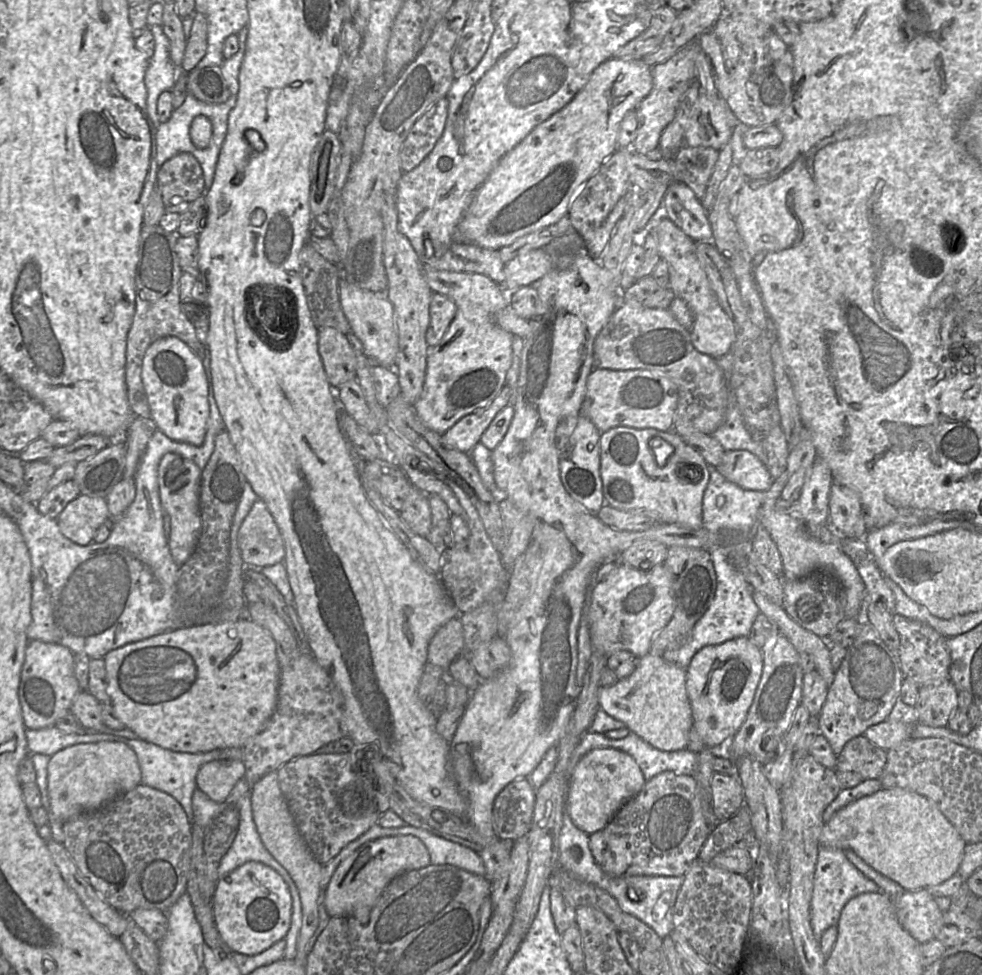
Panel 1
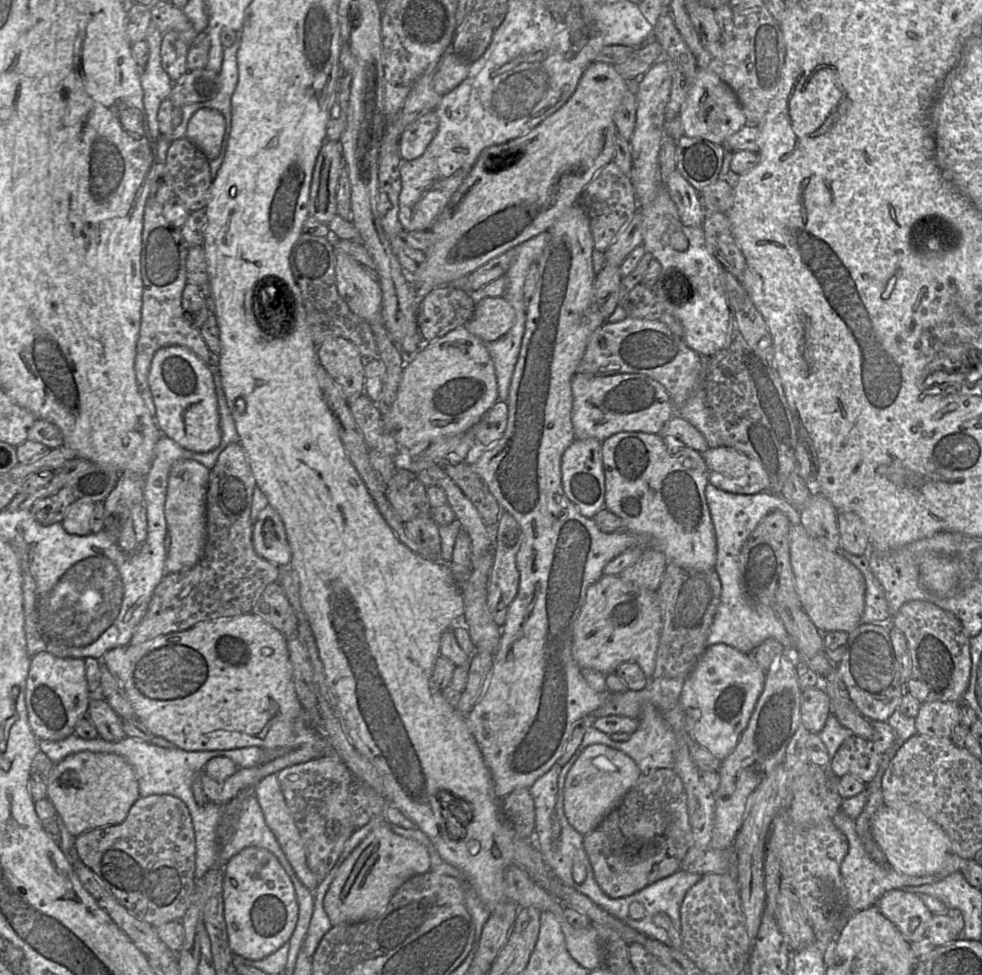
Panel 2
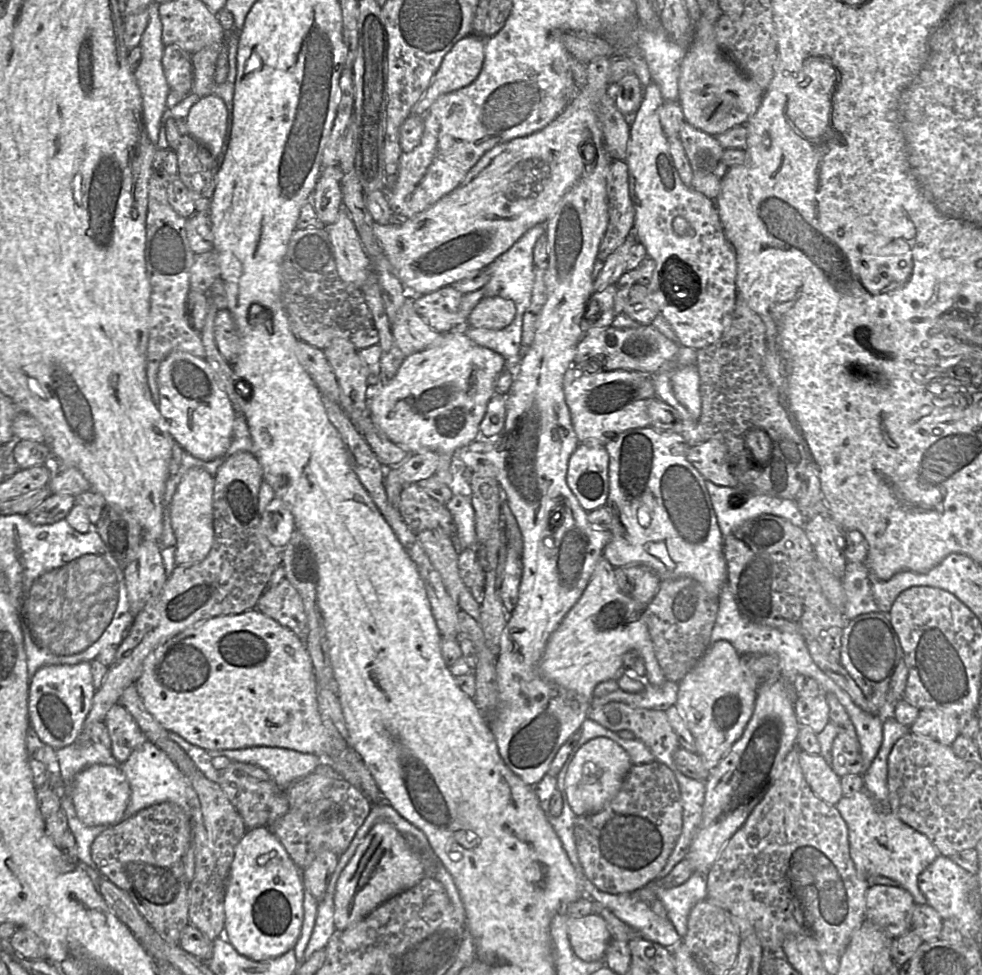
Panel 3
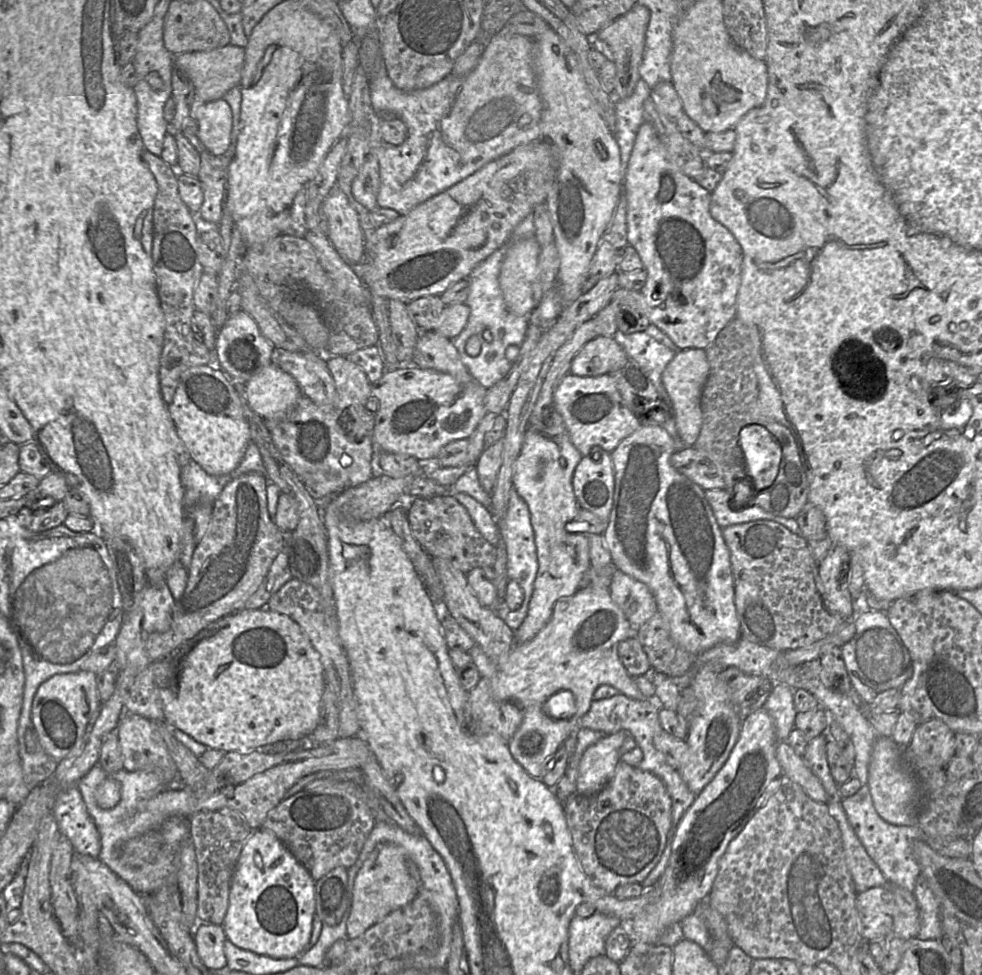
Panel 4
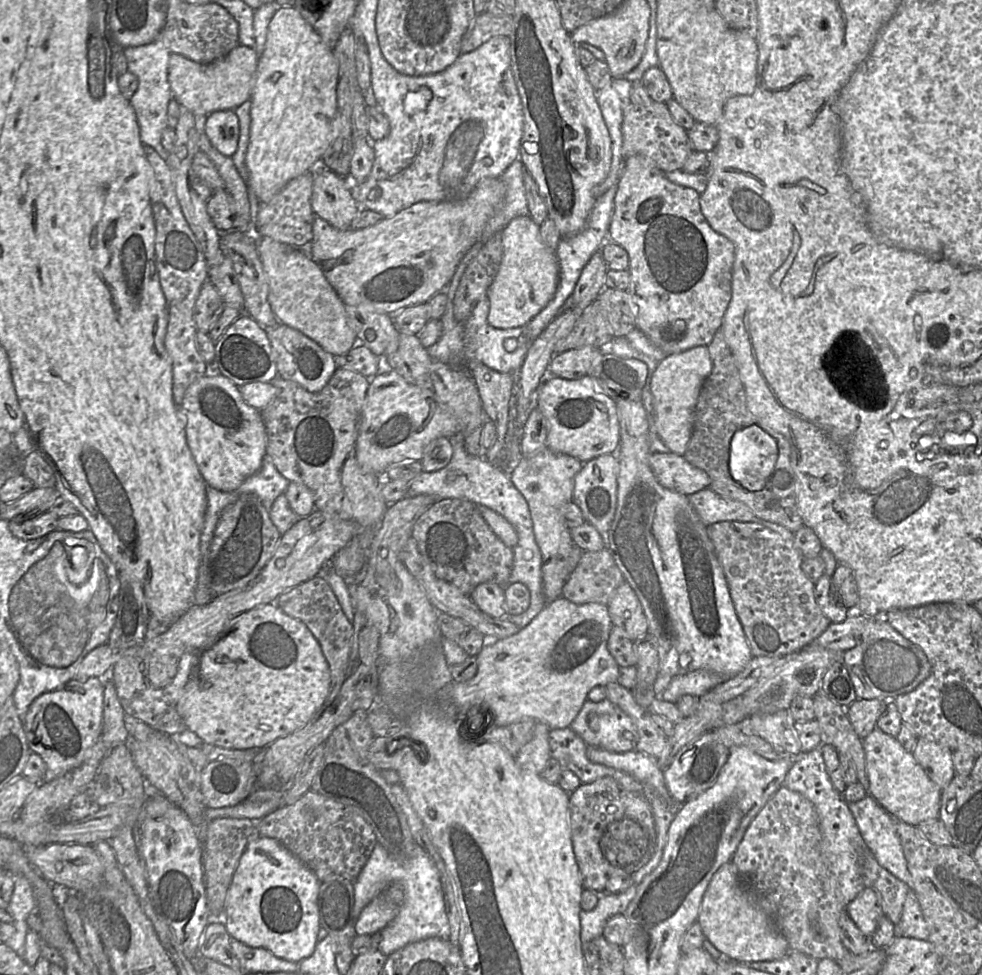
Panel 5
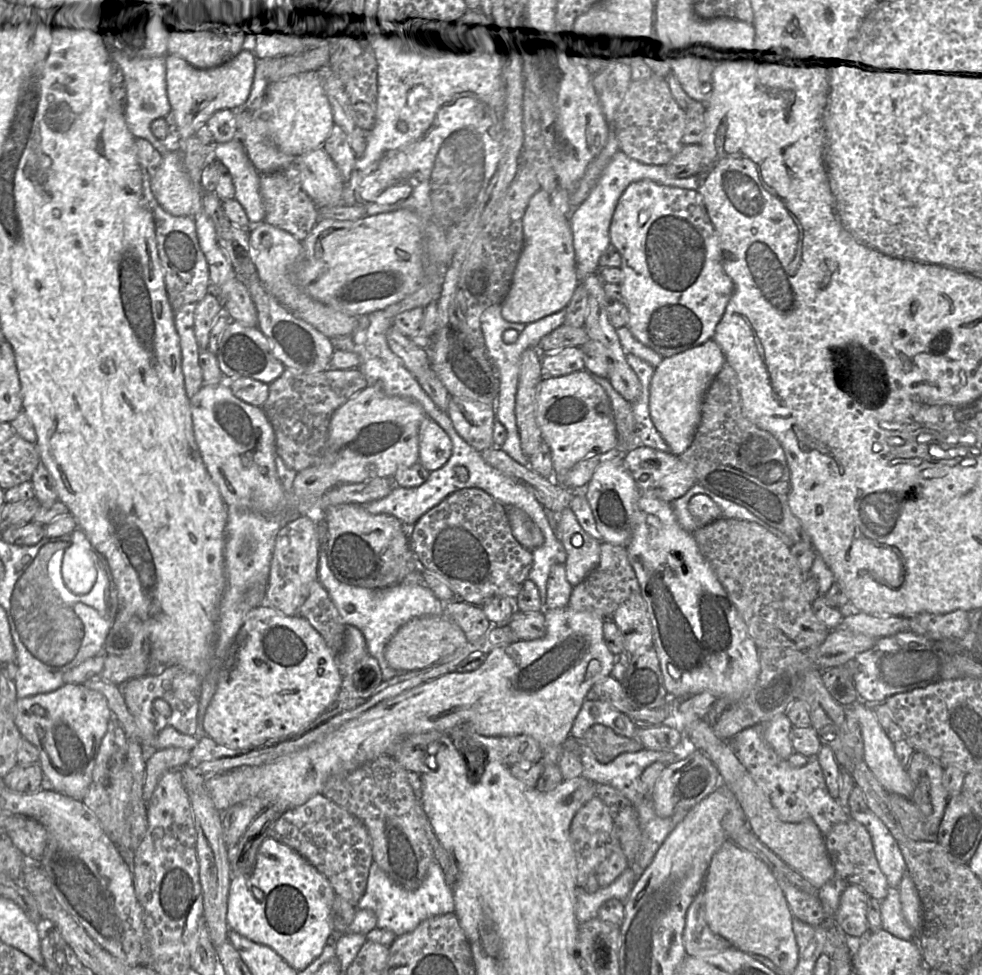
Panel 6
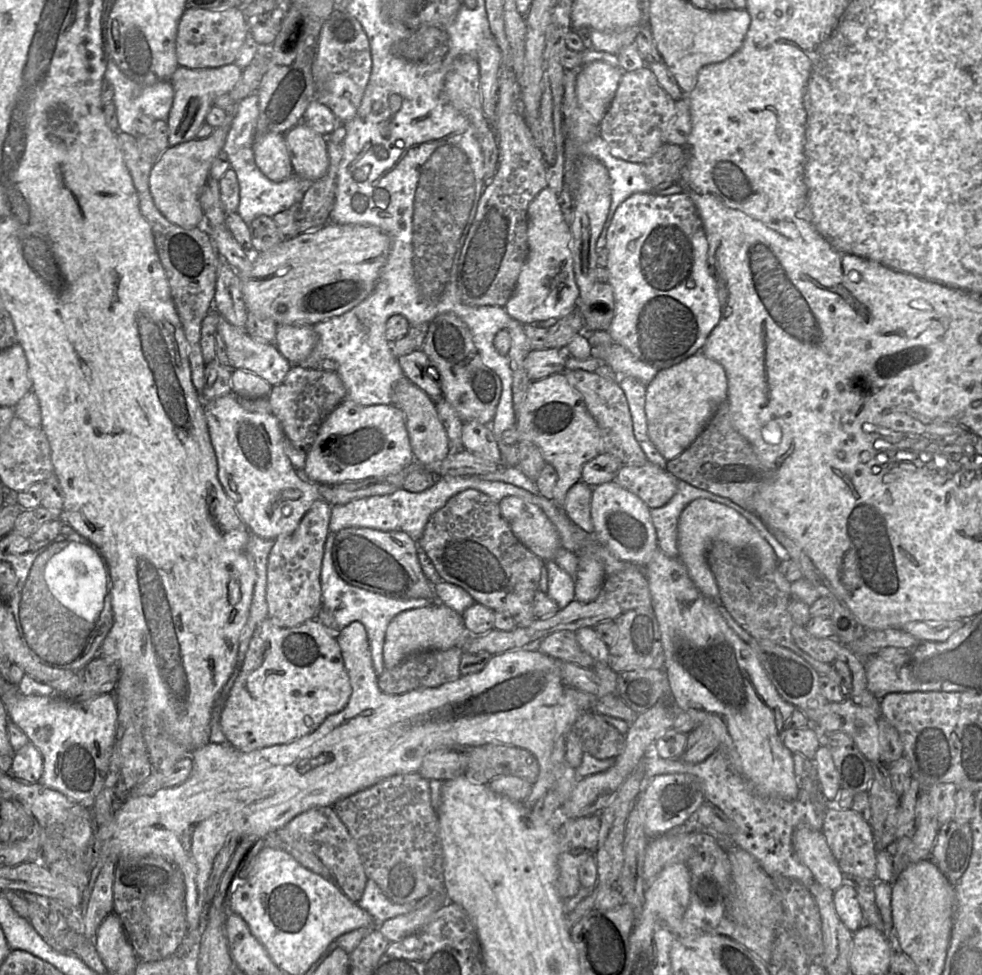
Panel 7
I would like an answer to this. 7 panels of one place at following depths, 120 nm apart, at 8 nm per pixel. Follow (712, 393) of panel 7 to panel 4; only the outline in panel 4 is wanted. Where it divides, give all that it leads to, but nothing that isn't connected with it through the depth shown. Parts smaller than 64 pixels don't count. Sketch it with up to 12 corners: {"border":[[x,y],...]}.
{"border":[[676,351],[662,384],[683,447],[702,425],[705,351]]}

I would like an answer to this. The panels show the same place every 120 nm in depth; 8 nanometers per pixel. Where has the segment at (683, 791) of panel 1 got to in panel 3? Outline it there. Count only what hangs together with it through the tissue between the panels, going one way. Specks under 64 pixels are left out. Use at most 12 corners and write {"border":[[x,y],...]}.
{"border":[[633,765],[576,816],[588,879],[609,894],[655,881],[682,831],[677,779]]}

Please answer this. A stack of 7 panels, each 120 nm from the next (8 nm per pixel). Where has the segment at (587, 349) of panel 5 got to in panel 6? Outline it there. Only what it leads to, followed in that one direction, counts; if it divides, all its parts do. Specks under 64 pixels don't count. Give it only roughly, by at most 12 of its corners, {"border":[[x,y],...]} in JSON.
{"border":[[580,347],[541,353],[543,377],[584,369]]}

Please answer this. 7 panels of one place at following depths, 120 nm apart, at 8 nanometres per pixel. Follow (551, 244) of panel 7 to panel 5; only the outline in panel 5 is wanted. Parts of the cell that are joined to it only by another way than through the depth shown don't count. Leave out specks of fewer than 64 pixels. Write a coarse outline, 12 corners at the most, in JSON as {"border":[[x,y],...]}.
{"border":[[530,215],[502,231],[488,324],[525,327],[553,298],[559,265]]}

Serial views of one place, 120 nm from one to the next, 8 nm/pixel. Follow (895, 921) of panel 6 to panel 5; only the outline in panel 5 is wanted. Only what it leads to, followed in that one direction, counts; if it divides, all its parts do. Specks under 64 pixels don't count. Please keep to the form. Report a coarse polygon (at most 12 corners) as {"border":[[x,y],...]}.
{"border":[[910,888],[896,937],[927,940],[929,931],[914,891]]}

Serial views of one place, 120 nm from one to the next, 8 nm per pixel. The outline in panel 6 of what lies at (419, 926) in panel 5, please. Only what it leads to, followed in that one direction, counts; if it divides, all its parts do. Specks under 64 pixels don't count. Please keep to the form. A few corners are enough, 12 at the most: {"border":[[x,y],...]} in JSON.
{"border":[[372,862],[357,910],[396,937],[454,913],[440,866],[415,890],[396,885]]}

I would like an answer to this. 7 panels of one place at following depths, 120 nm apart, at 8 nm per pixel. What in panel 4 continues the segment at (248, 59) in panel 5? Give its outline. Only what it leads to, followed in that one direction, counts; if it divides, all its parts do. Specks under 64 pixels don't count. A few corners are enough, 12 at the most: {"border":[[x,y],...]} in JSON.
{"border":[[245,48],[173,55],[204,102],[239,86]]}

